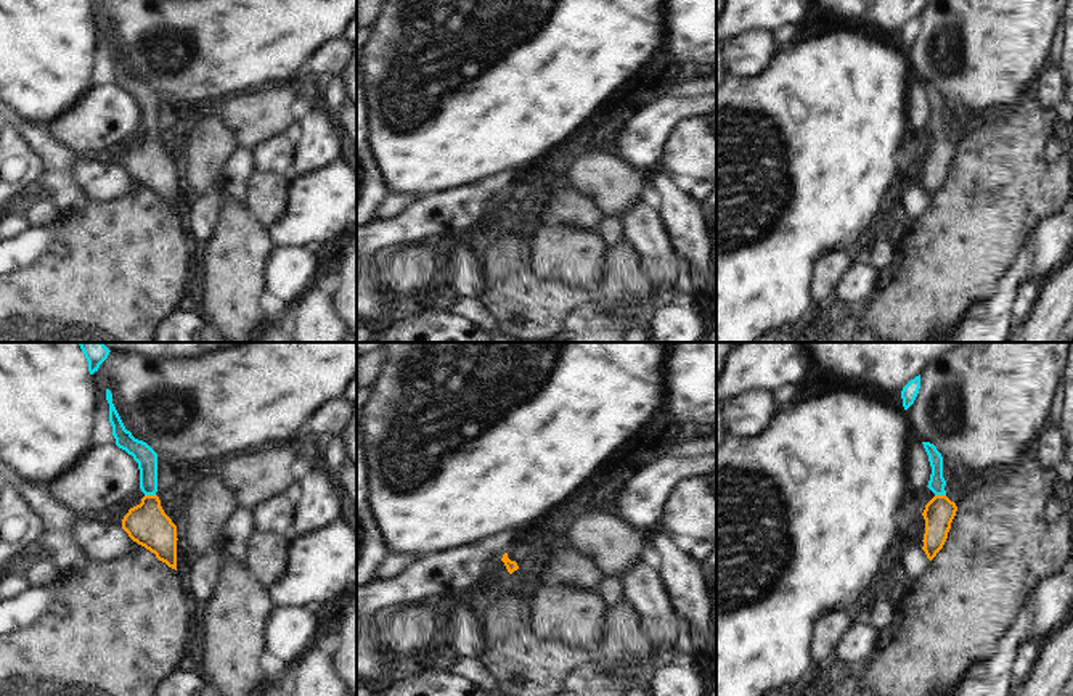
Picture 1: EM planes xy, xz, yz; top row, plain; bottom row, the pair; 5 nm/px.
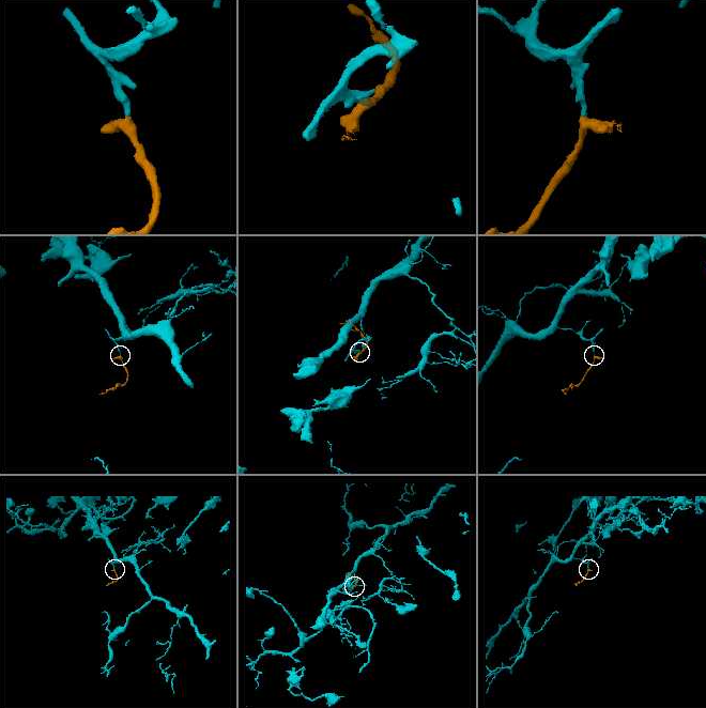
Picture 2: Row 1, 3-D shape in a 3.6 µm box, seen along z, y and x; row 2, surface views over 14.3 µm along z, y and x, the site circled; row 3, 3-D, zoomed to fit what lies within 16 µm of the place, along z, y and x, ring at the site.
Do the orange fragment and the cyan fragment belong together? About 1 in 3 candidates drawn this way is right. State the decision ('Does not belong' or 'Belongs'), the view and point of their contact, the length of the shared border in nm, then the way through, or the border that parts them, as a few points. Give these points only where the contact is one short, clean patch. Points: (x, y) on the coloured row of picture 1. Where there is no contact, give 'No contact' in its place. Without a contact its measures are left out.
Belongs. Touches orange at xy (150, 495). Shared border 60 nm. Path across: xy (146, 524), (150, 495), (146, 458)

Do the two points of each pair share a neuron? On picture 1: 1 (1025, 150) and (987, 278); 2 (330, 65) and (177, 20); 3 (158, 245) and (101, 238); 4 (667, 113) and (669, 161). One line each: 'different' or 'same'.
1: same
2: different
3: same
4: different

